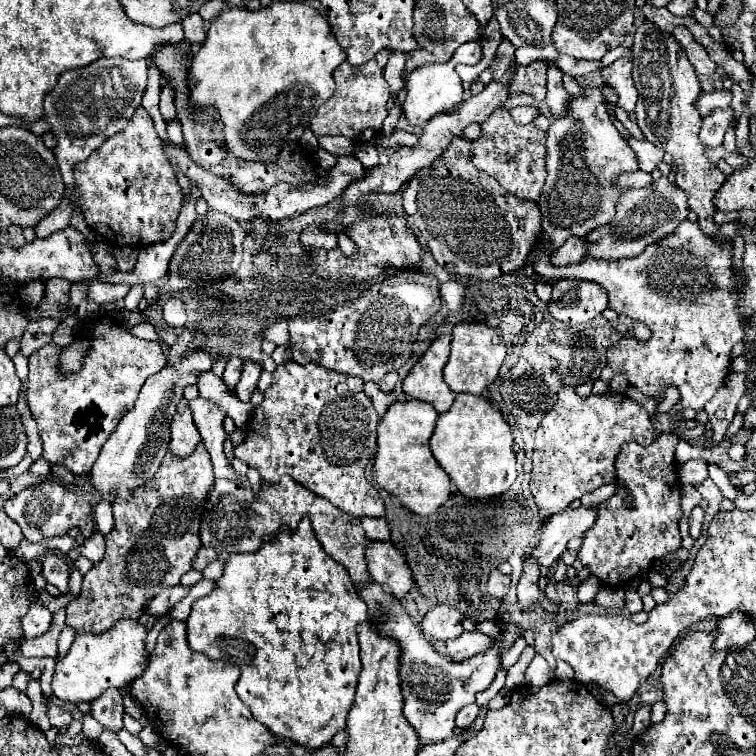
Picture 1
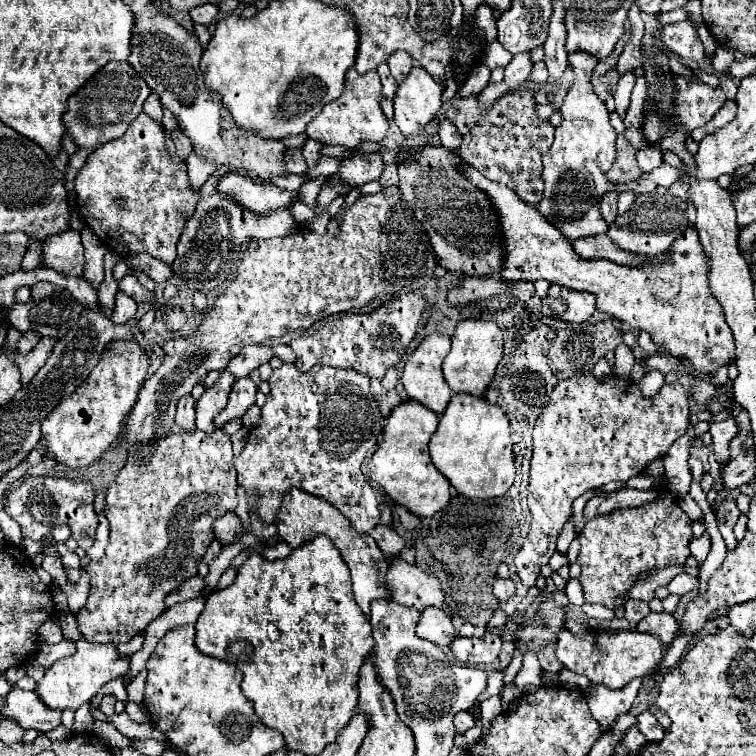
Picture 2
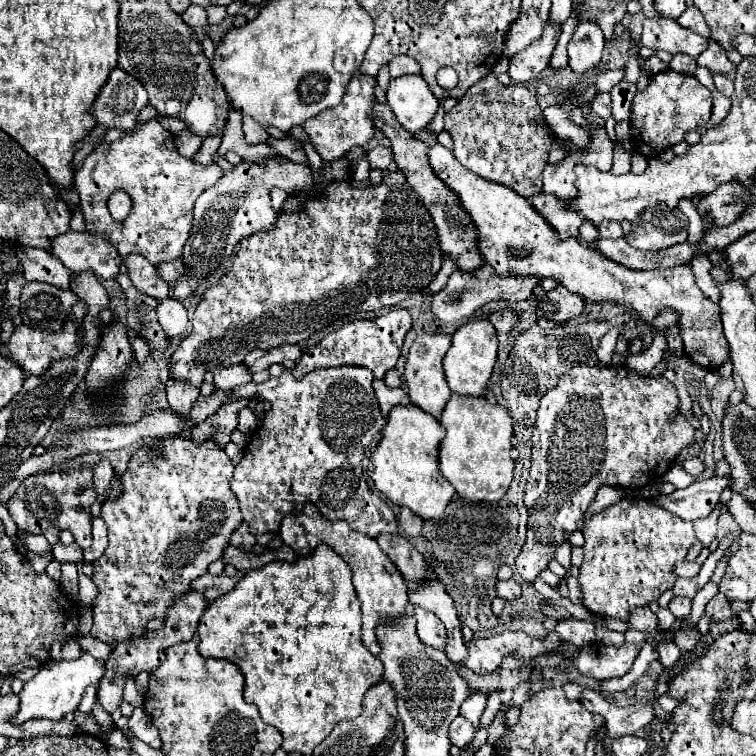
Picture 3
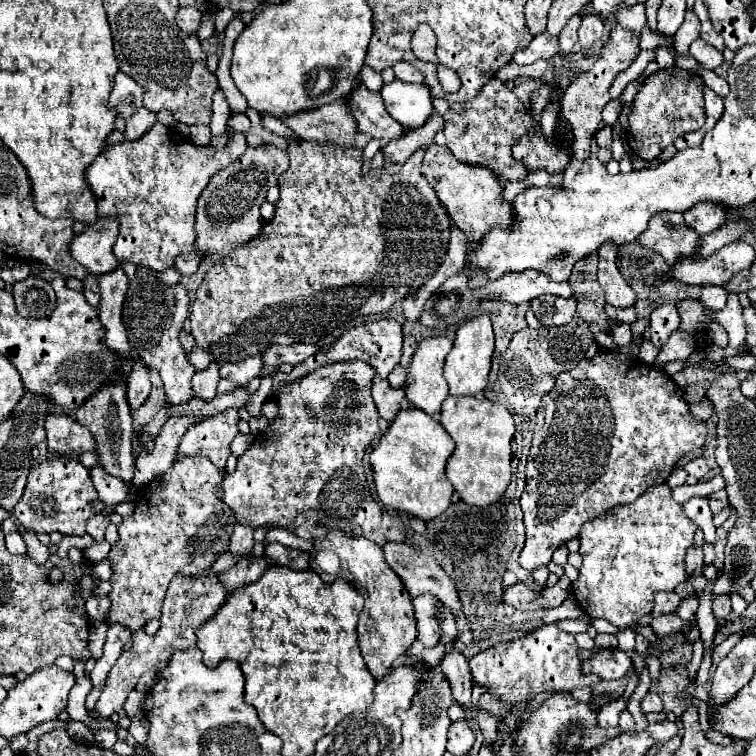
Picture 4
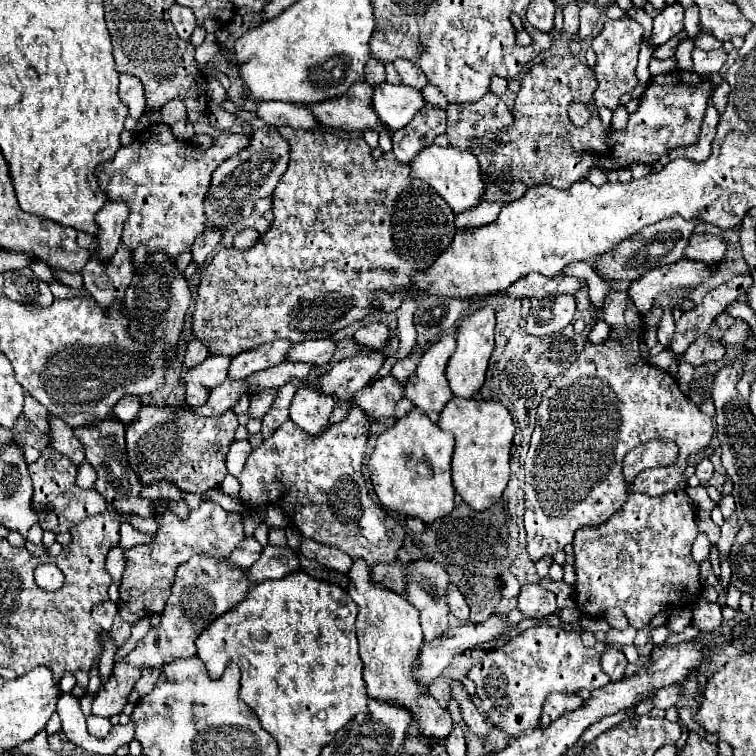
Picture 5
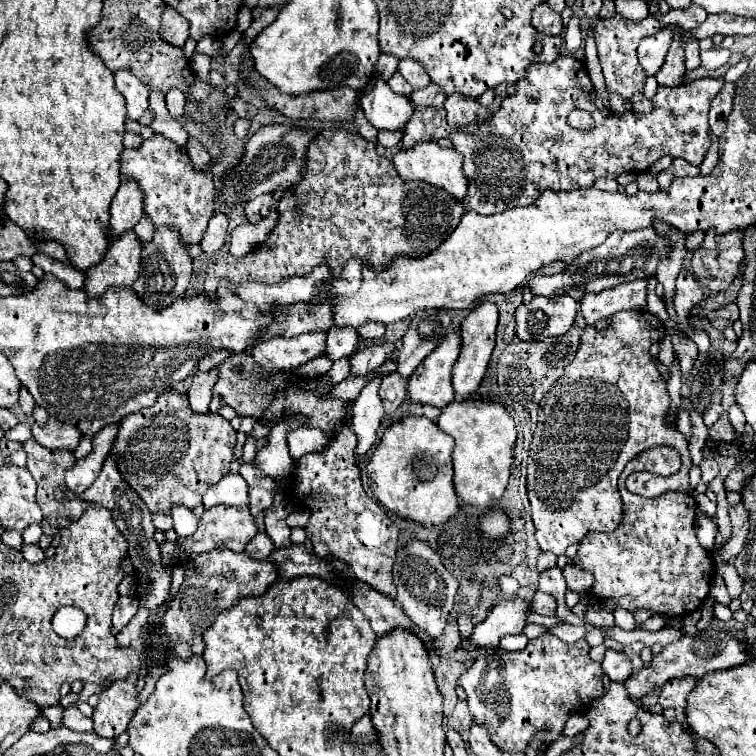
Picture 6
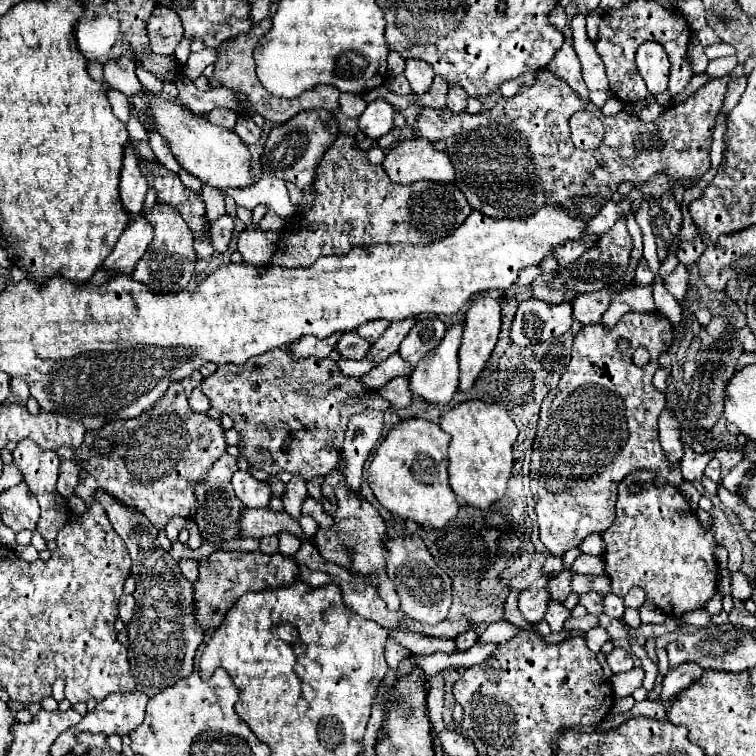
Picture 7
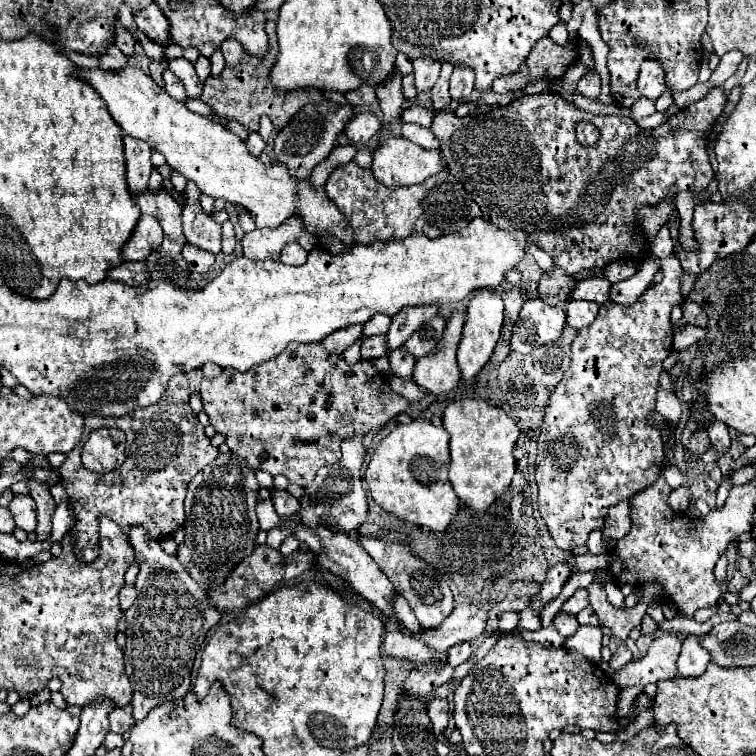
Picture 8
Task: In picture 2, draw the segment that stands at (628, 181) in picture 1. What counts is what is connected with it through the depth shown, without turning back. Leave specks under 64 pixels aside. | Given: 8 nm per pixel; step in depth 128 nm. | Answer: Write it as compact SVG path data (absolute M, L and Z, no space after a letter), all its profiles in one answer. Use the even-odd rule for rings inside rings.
M618 136L616 140L616 162L612 164L612 168L608 170L608 178L612 182L628 182L628 180L636 180L642 176L642 170L636 162L636 150L628 140L624 140L624 136ZM606 194L604 198L602 198L602 202L600 202L600 212L602 212L602 218L608 222L608 226L610 224L614 224L616 222L616 218L618 218L618 208L616 208L616 198L618 196L610 196L610 194Z

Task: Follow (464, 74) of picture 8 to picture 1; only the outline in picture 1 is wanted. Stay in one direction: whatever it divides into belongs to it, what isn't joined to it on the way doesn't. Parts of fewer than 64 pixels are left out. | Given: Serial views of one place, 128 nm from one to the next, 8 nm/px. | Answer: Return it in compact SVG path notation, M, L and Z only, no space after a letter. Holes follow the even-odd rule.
M504 106L492 112L492 116L486 122L482 122L480 136L472 142L470 148L470 158L478 170L490 174L520 200L530 202L536 202L540 198L546 180L544 154L546 154L546 132L534 124L518 124L510 120L510 112Z

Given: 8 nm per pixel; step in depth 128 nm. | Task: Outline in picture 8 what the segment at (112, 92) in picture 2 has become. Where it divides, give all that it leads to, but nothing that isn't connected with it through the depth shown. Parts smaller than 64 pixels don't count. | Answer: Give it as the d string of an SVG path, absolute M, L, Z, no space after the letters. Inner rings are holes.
M110 46L106 52L102 52L100 56L100 62L102 62L102 68L104 70L120 70L128 64L128 58L116 48L116 46Z

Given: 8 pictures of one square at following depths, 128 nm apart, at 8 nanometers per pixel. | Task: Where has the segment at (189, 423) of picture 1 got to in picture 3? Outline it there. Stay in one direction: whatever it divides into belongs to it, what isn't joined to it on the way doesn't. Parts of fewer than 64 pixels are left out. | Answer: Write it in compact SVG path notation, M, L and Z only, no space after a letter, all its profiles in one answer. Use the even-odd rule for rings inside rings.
M168 374L168 382L166 382L166 396L168 396L168 404L174 412L180 412L182 416L188 416L188 412L192 410L192 404L196 402L200 394L200 386L194 386L192 382L180 382L174 380L172 374Z

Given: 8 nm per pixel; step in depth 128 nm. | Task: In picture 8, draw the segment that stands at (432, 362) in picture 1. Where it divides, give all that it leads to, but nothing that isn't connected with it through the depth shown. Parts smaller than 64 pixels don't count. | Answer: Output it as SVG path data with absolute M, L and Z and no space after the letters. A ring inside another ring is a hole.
M454 310L444 328L442 340L428 356L416 360L414 380L420 388L432 394L446 394L460 382L460 368L456 364L456 348L462 336L464 310Z

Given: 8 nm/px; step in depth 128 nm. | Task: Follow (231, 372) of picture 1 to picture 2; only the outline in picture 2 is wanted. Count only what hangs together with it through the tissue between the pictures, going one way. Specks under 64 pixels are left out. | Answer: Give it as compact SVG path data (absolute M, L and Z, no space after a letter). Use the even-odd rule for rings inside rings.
M248 346L236 356L236 360L228 364L228 370L236 378L244 378L250 376L252 370L256 370L258 366L270 362L272 358L274 358L274 350L270 346Z

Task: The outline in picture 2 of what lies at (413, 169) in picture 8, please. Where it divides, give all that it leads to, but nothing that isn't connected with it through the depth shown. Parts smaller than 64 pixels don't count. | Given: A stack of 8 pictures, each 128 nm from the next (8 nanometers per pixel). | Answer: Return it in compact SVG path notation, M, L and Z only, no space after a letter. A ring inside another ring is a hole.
M460 162L460 172L486 196L490 196L496 216L500 216L500 234L504 236L504 268L502 278L506 282L534 282L538 278L550 284L562 284L578 292L590 292L596 296L596 308L616 316L622 322L638 330L646 330L654 344L660 344L658 354L646 358L648 372L684 372L682 358L690 360L700 372L714 372L726 366L734 358L734 344L730 328L724 320L720 304L714 300L708 288L708 258L698 240L696 228L688 228L686 236L680 236L670 254L658 256L656 266L628 268L616 262L596 258L584 260L576 256L572 242L562 236L562 232L552 226L538 208L522 202L516 192L504 184L486 180L472 166Z

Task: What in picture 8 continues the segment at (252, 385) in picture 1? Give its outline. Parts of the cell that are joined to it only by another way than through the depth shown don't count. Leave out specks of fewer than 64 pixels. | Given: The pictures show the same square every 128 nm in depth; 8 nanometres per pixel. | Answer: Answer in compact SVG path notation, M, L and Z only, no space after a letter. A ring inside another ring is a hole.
M176 374L170 378L164 396L158 404L148 408L134 408L128 416L100 416L88 414L84 418L84 436L98 426L122 428L126 432L126 462L104 476L96 476L80 462L80 446L66 454L64 464L58 468L64 490L68 494L74 526L68 530L78 560L92 562L98 556L98 518L108 516L120 528L144 526L150 538L166 538L184 526L184 498L190 480L206 464L212 464L218 456L218 448L210 446L210 438L204 434L196 414L188 404L188 378Z

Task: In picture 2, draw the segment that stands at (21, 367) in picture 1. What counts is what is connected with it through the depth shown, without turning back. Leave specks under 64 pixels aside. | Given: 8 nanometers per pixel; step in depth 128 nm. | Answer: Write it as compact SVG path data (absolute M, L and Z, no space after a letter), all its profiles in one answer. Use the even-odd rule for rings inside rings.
M28 330L28 332L24 332L22 334L22 338L18 340L18 352L20 354L28 354L36 344L38 344L38 340L40 340L42 336L40 334L36 334L36 332L32 332L32 330Z

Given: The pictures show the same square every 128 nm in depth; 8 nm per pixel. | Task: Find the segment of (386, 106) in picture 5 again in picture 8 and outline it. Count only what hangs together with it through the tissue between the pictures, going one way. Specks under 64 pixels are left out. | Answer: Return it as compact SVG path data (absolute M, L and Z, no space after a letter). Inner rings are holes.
M360 112L348 120L344 134L348 136L350 144L360 146L366 144L378 130L380 130L380 120L372 112Z

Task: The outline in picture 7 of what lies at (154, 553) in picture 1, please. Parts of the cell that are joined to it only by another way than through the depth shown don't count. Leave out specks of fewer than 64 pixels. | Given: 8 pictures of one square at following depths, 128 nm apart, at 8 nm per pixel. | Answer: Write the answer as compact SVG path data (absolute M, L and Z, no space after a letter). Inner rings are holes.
M268 506L266 508L244 508L242 518L240 518L240 532L244 538L248 538L248 536L262 538L262 536L288 532L300 540L308 540L298 524L298 520L290 518L284 510L274 512Z

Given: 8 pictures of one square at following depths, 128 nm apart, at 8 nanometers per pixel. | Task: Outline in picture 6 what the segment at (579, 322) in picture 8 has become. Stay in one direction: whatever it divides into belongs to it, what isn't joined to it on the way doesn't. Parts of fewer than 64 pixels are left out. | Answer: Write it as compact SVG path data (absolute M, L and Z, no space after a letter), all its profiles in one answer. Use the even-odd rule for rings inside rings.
M634 280L598 294L588 294L580 300L580 310L586 324L610 318L620 310L646 310L646 280Z

